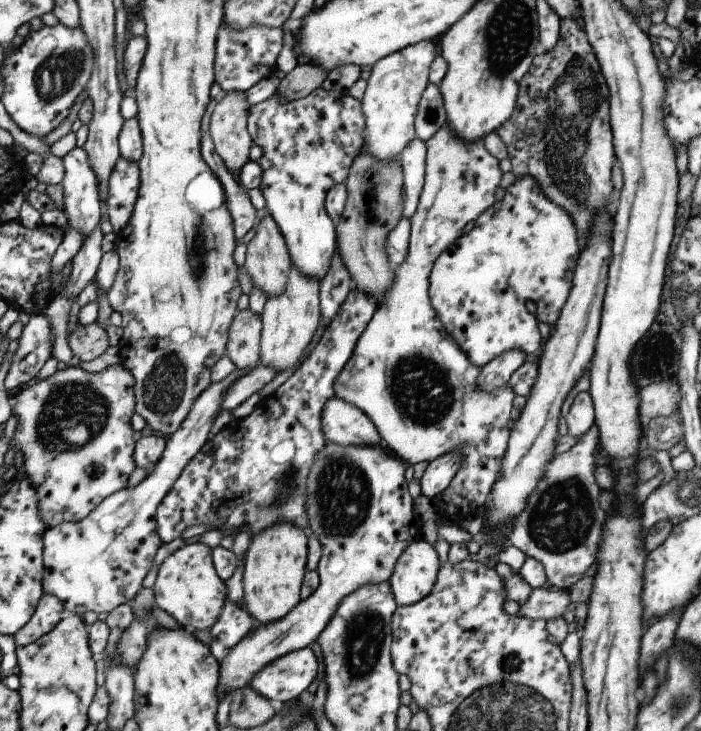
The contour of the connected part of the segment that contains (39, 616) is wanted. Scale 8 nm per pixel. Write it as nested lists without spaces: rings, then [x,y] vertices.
[[[42,594],[29,621],[12,635],[15,648],[30,644],[50,632],[64,615],[65,612],[55,596]]]

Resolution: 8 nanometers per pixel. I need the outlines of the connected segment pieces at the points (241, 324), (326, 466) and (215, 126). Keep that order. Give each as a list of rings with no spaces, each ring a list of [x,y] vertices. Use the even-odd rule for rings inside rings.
[[[236,310],[229,326],[226,356],[239,372],[249,372],[259,364],[260,316],[251,310]]]
[[[327,444],[315,454],[305,480],[305,514],[308,532],[313,532],[321,544],[320,558],[316,567],[318,584],[305,600],[300,600],[286,616],[269,624],[255,625],[253,630],[233,646],[219,664],[217,701],[228,696],[233,690],[248,687],[251,678],[269,662],[273,662],[293,650],[300,650],[313,643],[321,630],[325,629],[329,618],[341,604],[341,598],[349,596],[353,590],[365,584],[388,582],[393,566],[401,552],[420,535],[422,521],[414,514],[413,502],[409,496],[404,471],[407,465],[396,456],[389,456],[379,446],[339,446]]]
[[[245,91],[224,92],[216,99],[209,116],[208,134],[223,168],[233,174],[249,161],[248,151],[253,146],[246,130],[250,106],[245,102]]]

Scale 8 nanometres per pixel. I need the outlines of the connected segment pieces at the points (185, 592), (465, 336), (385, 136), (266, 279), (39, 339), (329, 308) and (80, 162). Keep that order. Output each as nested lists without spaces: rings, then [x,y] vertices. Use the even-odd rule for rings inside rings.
[[[201,542],[185,544],[167,556],[157,568],[152,590],[154,605],[187,630],[209,631],[226,601],[226,587],[213,568],[211,549]]]
[[[523,176],[513,180],[503,198],[494,201],[475,218],[470,232],[461,234],[437,256],[428,279],[429,304],[441,322],[442,330],[453,338],[459,350],[477,368],[507,350],[521,350],[523,354],[531,355],[541,343],[538,324],[545,323],[550,328],[557,324],[559,312],[571,290],[579,252],[575,228],[567,212],[547,200],[531,176]],[[527,301],[537,307],[535,314],[527,312]]]
[[[421,40],[402,50],[393,52],[372,66],[366,79],[366,88],[359,104],[364,120],[365,150],[379,162],[397,160],[399,152],[416,137],[414,119],[417,106],[428,84],[429,66],[435,56],[431,40]]]
[[[266,211],[259,213],[262,217],[255,226],[255,234],[247,244],[245,263],[243,266],[253,282],[265,298],[277,296],[291,270],[291,260],[283,238]]]
[[[32,314],[29,322],[25,324],[21,335],[18,338],[18,346],[11,356],[9,362],[9,370],[3,382],[3,386],[7,393],[13,394],[21,388],[21,384],[27,384],[29,380],[37,377],[39,370],[46,364],[47,360],[51,357],[51,324],[49,318],[45,318],[43,314]]]
[[[335,251],[327,274],[320,280],[318,289],[318,306],[320,310],[319,325],[323,328],[331,322],[333,316],[337,314],[337,310],[341,308],[343,300],[351,290],[351,278],[349,272],[345,270],[339,254]]]
[[[82,147],[67,152],[61,162],[64,176],[60,184],[67,226],[79,230],[83,238],[87,238],[95,224],[99,223],[101,215],[97,176],[91,170],[87,152]]]

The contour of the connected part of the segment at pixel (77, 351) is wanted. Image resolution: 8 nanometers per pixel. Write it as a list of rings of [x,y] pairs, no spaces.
[[[95,322],[86,326],[75,326],[68,332],[67,346],[80,362],[89,362],[101,356],[108,347],[108,338],[103,328]]]

